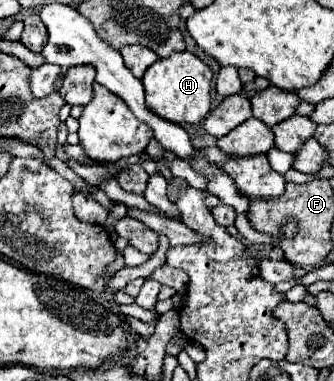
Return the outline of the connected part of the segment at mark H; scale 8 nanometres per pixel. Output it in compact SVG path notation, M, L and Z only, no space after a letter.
M176 52L168 58L156 60L146 74L142 76L146 104L162 118L176 124L196 124L210 112L210 88L212 88L212 70L196 58L192 52Z

